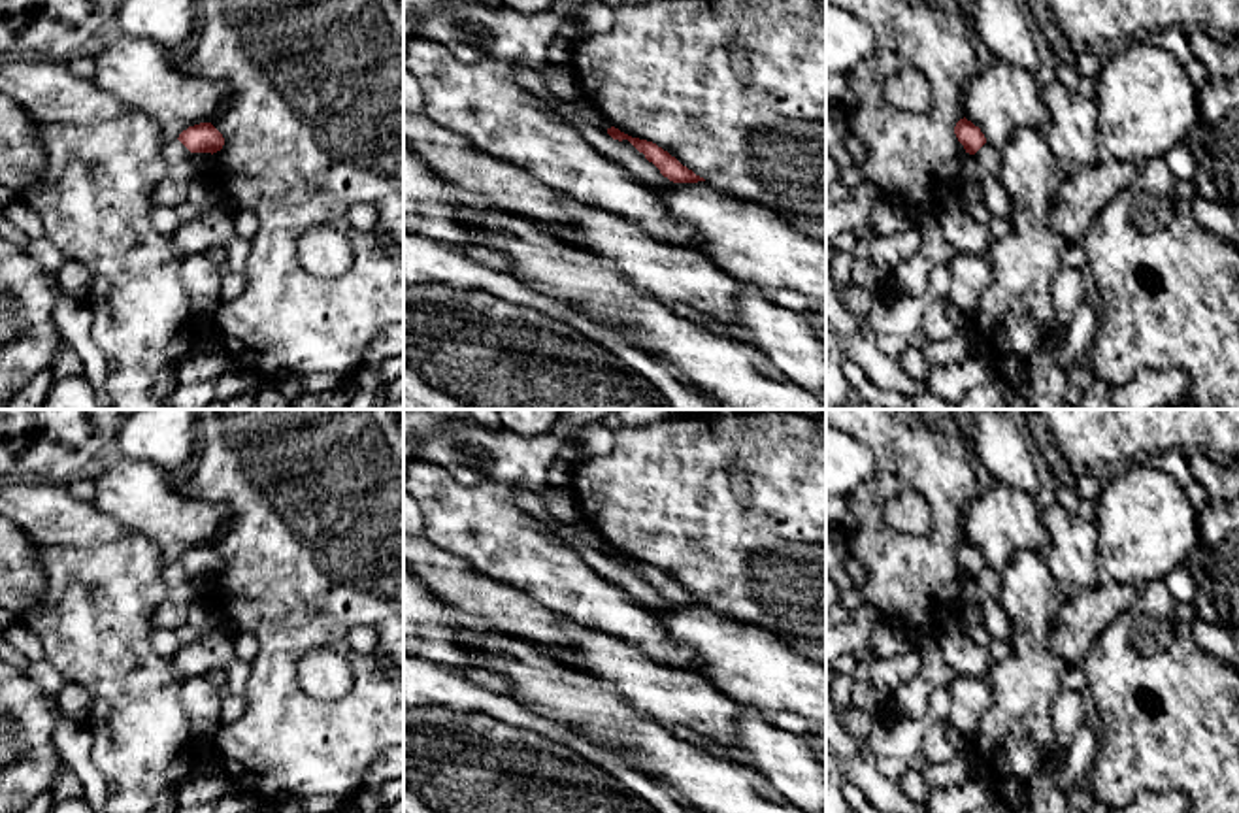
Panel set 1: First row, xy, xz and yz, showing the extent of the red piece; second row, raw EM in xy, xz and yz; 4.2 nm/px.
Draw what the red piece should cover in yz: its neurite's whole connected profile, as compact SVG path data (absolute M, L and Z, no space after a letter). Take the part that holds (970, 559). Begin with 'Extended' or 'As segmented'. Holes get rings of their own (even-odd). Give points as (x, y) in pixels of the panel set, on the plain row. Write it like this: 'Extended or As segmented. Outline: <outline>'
As segmented. Outline: M966 539L956 545L954 556L969 577L975 577L986 566L986 560L981 551Z

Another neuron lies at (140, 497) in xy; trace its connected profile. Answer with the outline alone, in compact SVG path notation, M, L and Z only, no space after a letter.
M121 458L92 479L92 504L126 532L140 534L162 551L164 564L183 553L211 545L230 524L228 506L185 496L160 466Z

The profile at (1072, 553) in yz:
M1050 492L1039 498L1041 523L1049 543L1039 551L1050 573L1067 589L1092 589L1101 573L1098 528L1079 513L1069 513Z

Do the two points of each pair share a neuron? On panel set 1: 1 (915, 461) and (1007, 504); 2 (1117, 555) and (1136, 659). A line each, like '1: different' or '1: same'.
1: different
2: different

